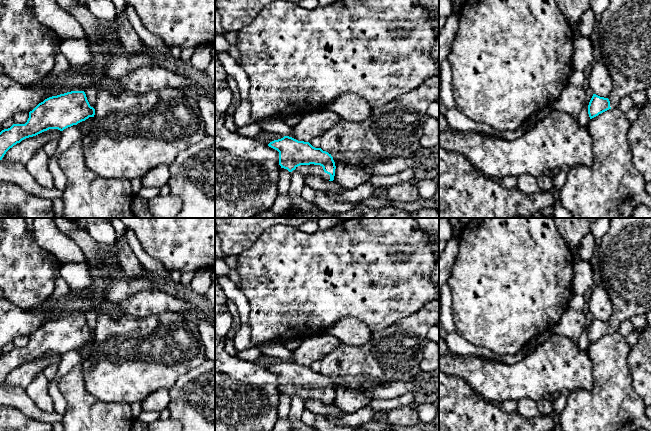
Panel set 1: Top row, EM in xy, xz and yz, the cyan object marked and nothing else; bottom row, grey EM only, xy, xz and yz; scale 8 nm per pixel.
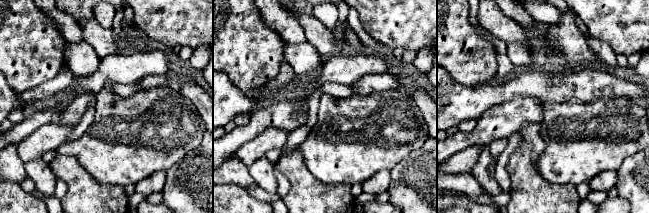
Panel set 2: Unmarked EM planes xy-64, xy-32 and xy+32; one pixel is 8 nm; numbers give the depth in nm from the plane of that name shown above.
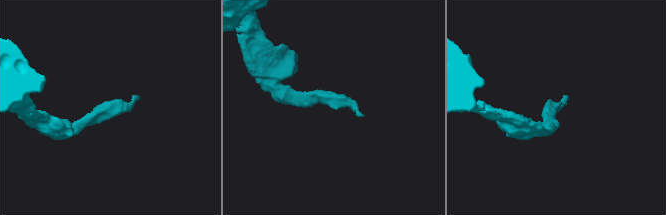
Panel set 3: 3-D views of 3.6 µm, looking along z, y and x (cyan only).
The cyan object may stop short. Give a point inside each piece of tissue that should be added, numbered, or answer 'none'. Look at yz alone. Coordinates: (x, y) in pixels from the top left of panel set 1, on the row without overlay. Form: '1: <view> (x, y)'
1: yz (625, 250)

